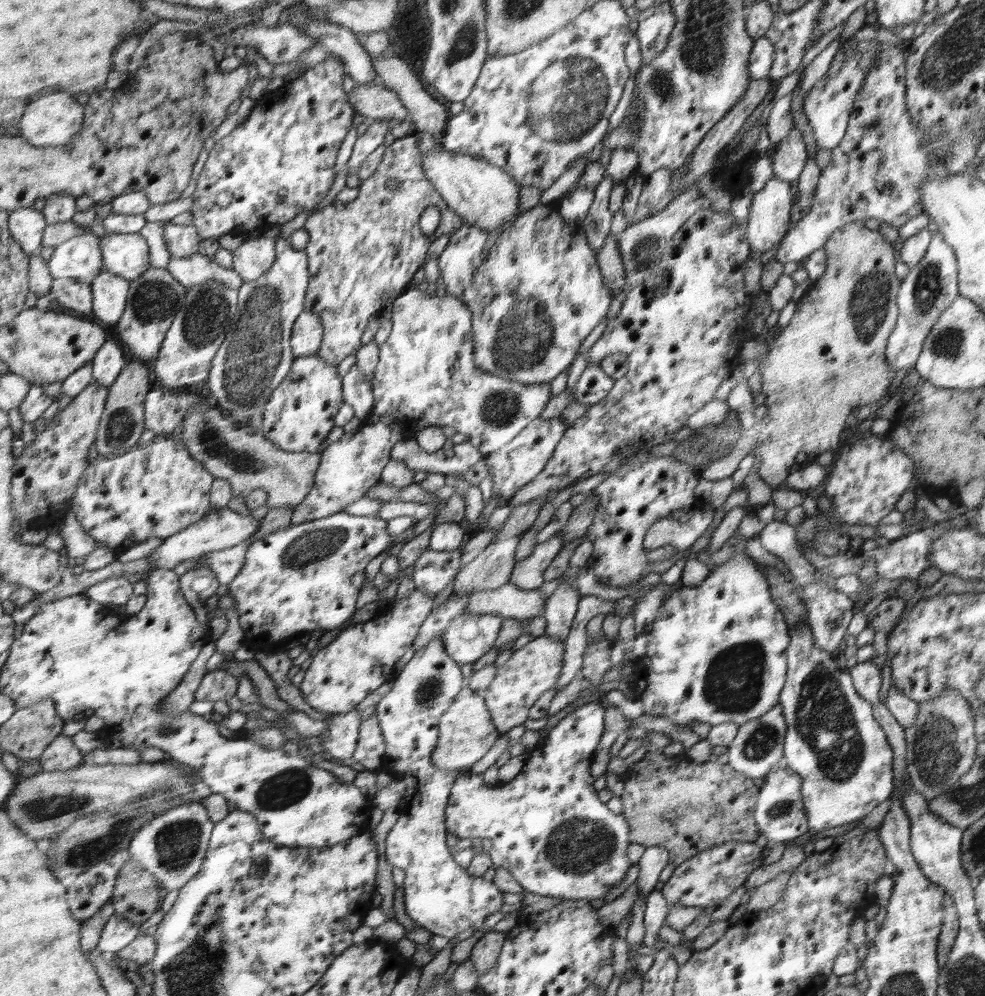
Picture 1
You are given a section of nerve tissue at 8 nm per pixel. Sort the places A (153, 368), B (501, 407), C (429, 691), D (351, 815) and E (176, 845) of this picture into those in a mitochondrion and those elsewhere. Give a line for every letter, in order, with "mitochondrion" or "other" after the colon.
A: other
B: mitochondrion
C: mitochondrion
D: other
E: mitochondrion

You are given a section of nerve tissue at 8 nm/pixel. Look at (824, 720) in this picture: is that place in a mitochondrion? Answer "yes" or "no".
yes

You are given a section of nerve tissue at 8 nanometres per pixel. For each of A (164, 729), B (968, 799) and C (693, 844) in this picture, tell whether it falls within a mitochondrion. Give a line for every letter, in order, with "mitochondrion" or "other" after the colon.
A: mitochondrion
B: mitochondrion
C: other

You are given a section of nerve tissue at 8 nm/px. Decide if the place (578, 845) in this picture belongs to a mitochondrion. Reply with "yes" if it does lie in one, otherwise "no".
yes

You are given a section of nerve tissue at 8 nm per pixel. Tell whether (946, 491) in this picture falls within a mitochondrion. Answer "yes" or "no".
no

